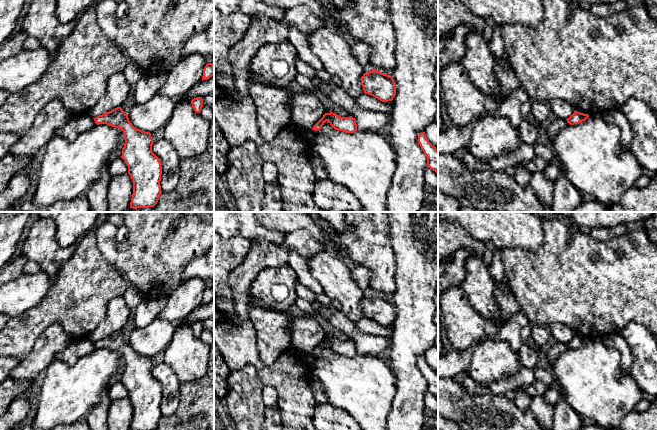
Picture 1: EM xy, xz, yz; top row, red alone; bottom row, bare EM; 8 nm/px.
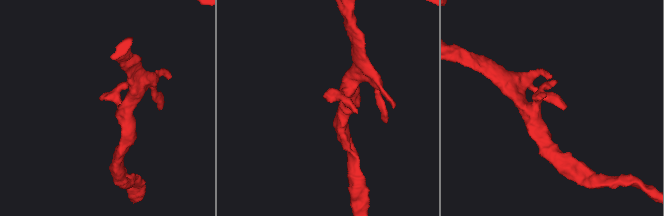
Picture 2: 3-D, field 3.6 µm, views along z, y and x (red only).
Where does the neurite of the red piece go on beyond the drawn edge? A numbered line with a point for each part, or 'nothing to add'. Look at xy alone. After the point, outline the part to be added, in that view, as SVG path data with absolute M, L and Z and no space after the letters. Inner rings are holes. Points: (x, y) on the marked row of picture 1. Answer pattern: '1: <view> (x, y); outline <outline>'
nothing to add

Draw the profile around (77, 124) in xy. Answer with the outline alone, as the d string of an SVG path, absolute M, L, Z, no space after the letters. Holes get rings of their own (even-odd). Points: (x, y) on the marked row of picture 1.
M88 114L72 116L68 122L56 129L55 135L58 135L68 141L73 141L81 133L86 132L96 126L94 119Z

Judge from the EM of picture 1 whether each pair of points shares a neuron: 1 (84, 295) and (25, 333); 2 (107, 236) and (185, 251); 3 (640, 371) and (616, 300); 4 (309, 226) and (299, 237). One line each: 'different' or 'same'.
1: same
2: same
3: different
4: different

